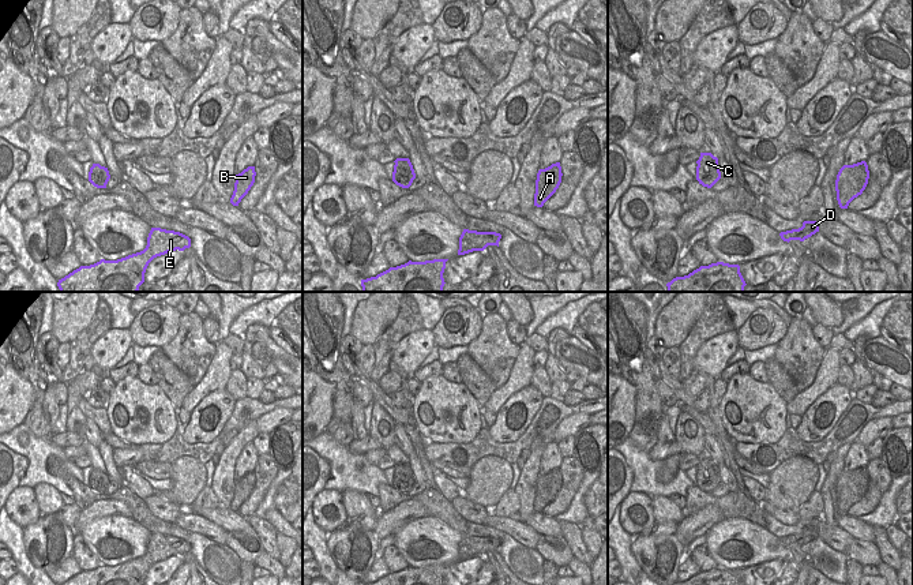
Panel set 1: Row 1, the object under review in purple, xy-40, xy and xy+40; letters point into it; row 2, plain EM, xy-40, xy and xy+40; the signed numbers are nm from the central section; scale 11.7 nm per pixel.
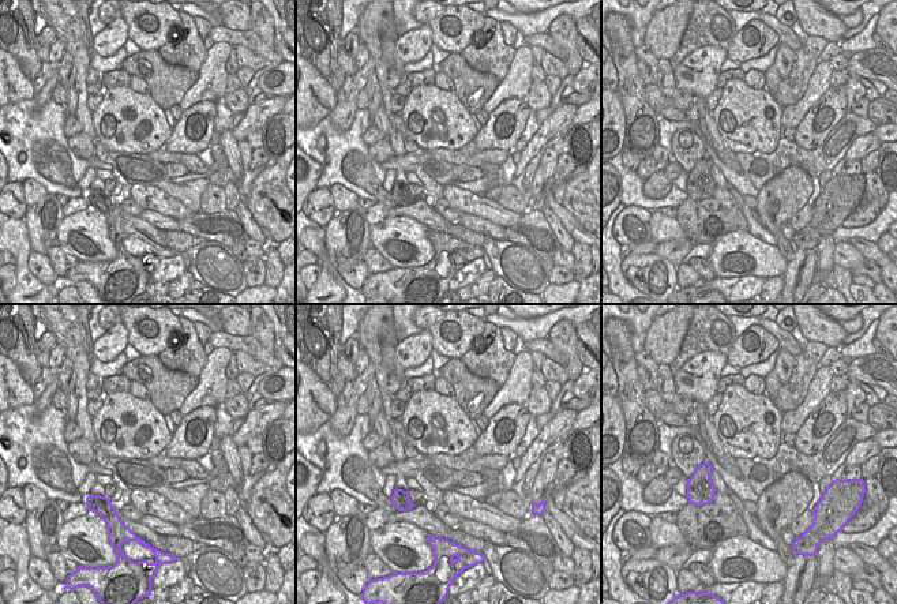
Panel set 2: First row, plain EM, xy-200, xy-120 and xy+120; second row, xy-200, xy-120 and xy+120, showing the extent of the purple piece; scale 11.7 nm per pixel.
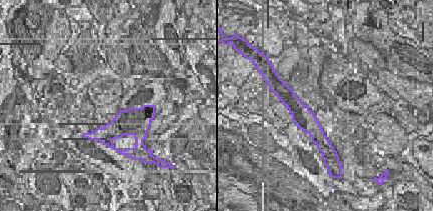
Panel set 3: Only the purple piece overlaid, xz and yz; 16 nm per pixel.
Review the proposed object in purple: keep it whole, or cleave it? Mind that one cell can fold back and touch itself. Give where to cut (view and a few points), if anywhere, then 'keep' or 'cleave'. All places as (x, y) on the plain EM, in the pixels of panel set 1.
cut none; keep

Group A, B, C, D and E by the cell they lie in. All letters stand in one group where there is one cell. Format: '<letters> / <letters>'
A B C D E

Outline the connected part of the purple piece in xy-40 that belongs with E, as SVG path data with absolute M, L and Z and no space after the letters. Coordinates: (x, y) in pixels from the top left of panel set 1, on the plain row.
M151 533L143 556L117 566L105 566L80 571L61 585L144 585L149 569L170 556L184 556L191 544L180 537Z

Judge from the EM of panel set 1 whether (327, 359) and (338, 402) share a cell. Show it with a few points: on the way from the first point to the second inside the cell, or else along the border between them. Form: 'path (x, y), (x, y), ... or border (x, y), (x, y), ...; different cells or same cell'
path (334, 370), (341, 378), (341, 392); same cell

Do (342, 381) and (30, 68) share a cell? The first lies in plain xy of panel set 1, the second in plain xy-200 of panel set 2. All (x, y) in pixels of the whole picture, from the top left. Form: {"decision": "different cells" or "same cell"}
{"decision": "same cell"}

